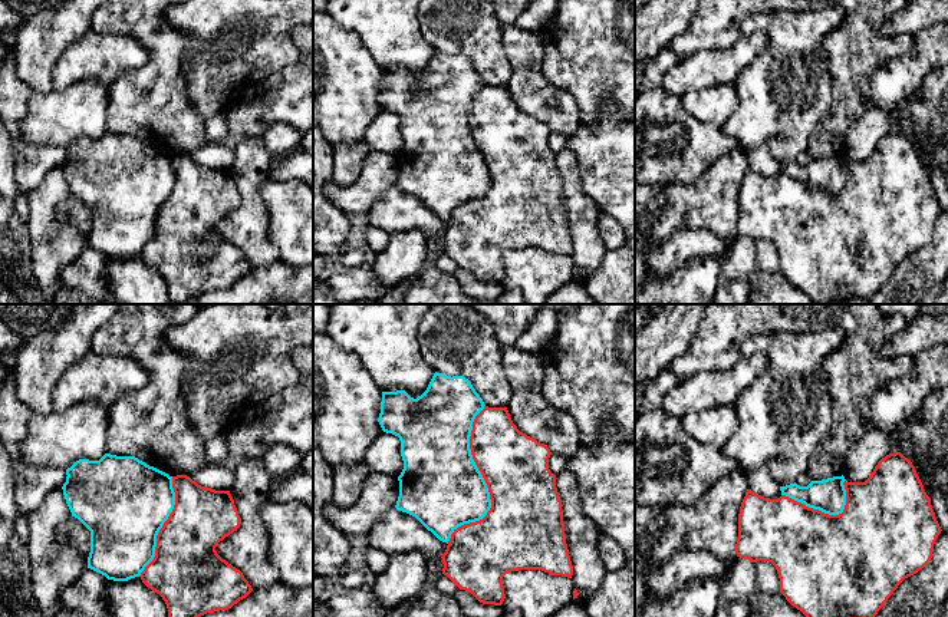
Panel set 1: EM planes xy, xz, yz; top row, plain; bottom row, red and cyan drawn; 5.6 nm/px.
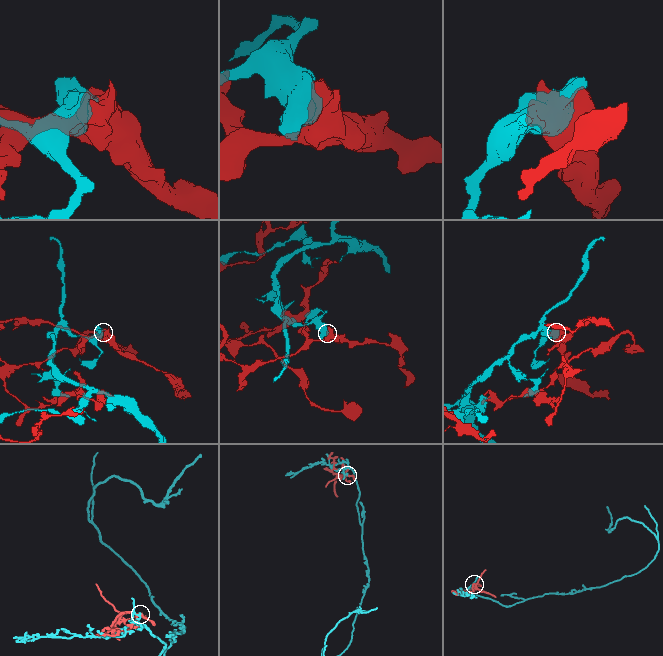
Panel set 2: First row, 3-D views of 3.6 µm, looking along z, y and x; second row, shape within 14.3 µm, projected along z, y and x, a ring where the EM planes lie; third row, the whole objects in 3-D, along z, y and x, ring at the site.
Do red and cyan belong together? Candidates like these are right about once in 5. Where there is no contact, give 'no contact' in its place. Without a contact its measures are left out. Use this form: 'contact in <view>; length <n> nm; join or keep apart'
contact in xz; length 800 nm; keep apart

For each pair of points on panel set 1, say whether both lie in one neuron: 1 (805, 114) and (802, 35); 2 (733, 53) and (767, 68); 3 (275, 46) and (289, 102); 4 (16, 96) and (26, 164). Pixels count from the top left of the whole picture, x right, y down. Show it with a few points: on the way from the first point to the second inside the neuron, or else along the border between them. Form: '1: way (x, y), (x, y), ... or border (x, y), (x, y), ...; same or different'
1: way (799, 93), (799, 55); same
2: border (764, 32), (767, 38), (766, 48), (731, 83); different
3: border (298, 62), (280, 72); different
4: way (15, 114), (15, 137), (20, 147); same

